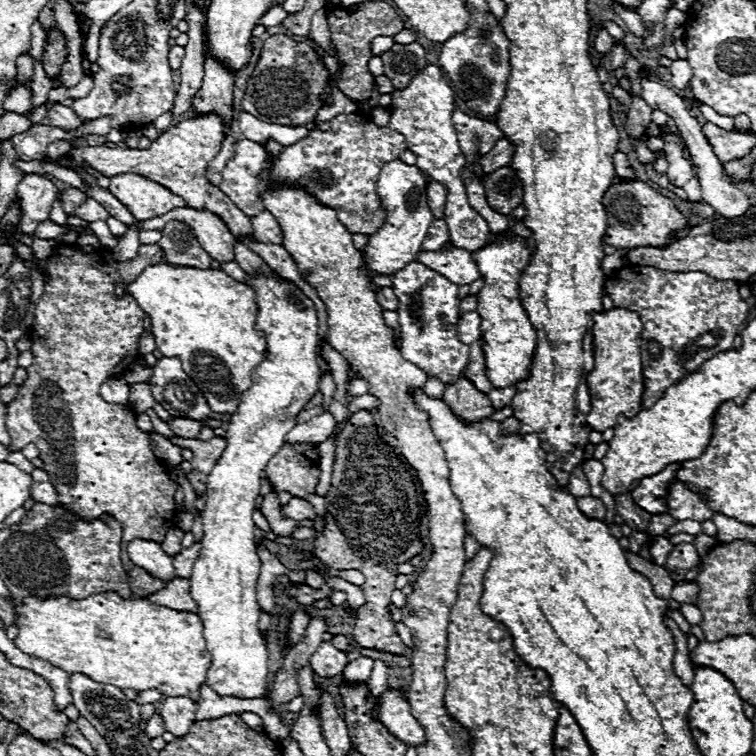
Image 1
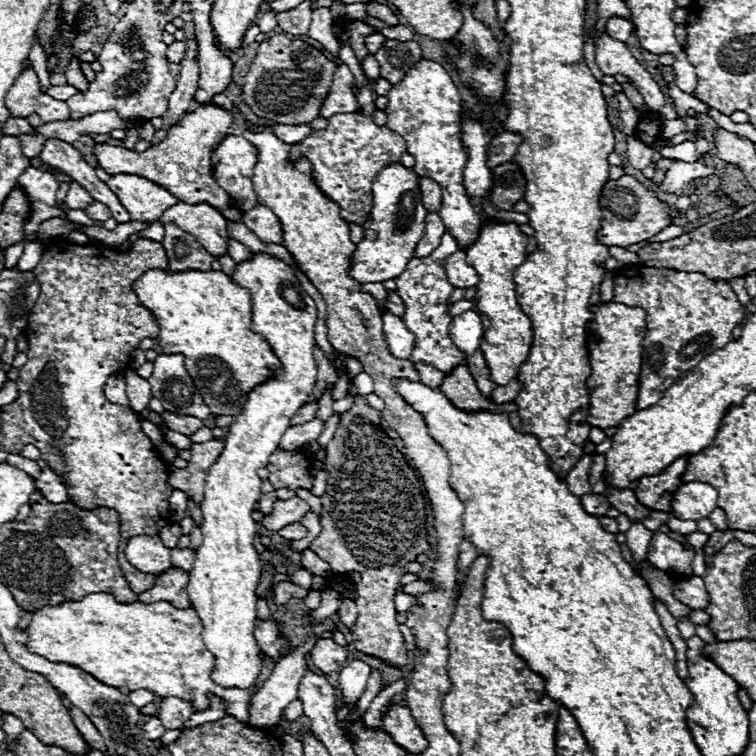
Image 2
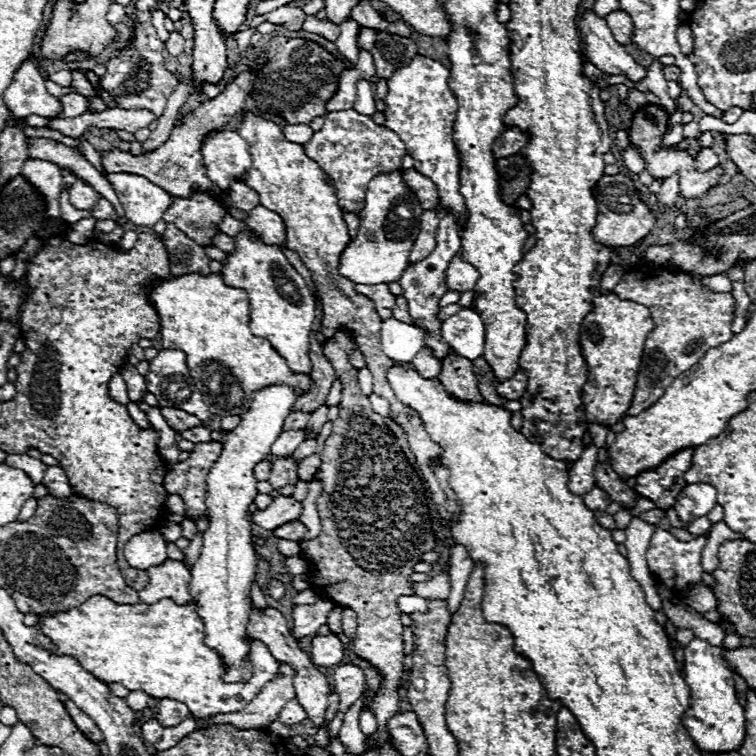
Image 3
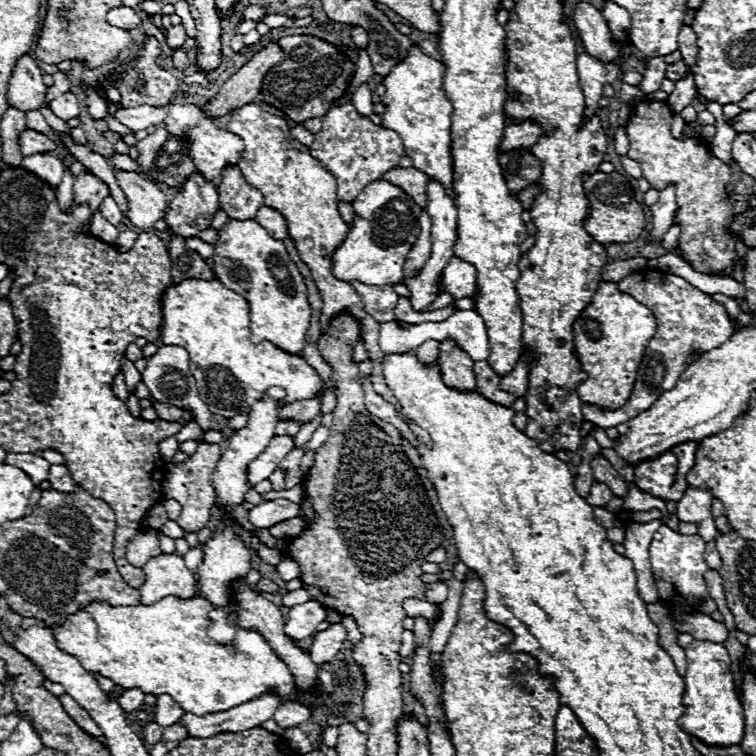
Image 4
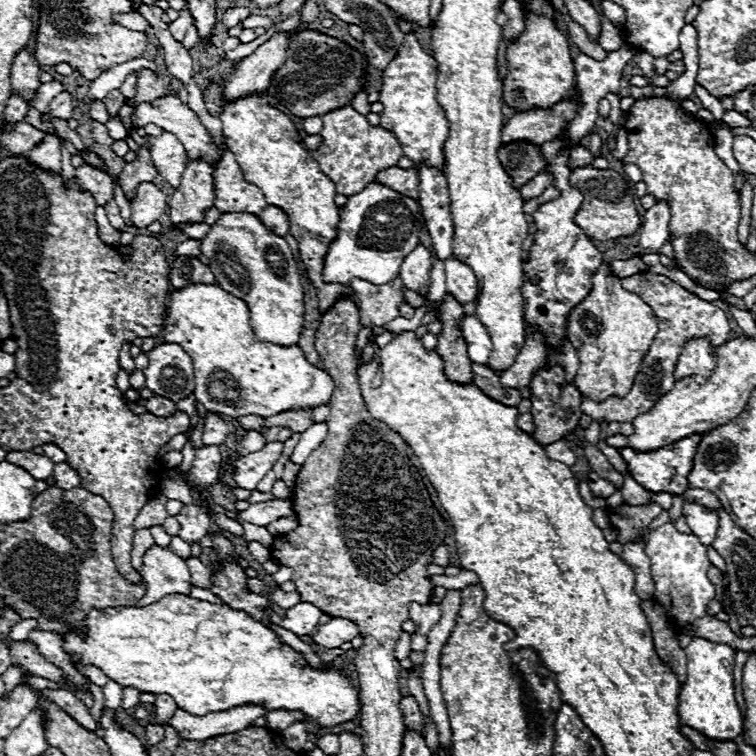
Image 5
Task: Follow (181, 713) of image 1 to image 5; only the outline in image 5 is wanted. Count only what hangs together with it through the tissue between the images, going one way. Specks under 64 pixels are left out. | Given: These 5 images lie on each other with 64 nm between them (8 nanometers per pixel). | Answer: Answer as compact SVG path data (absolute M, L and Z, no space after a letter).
M158 694L154 706L156 706L156 718L158 718L158 724L164 724L164 722L176 712L176 708L178 708L176 702L174 702L174 698L168 696L168 694Z

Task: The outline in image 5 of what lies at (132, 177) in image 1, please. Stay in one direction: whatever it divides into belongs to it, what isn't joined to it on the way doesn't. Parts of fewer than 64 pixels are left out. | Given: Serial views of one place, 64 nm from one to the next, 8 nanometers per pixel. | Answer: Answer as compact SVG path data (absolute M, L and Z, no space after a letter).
M142 182L136 188L136 198L132 202L132 222L136 228L146 228L156 222L166 210L166 194L152 182Z

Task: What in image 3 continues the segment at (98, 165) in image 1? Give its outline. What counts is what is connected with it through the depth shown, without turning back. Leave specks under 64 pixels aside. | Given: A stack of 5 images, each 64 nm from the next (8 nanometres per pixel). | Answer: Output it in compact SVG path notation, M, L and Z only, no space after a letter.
M244 70L240 72L216 98L206 100L202 106L198 106L186 120L182 126L176 126L170 134L170 138L166 140L166 144L162 144L160 148L156 148L150 154L142 154L142 156L132 156L130 152L122 152L118 148L104 152L102 154L102 164L106 172L128 172L128 174L140 174L146 176L150 182L166 188L166 192L170 192L172 196L190 196L192 190L210 190L218 200L220 200L220 188L214 186L208 178L206 178L206 168L202 164L202 156L200 156L200 144L202 138L206 134L210 134L214 128L224 126L226 122L232 120L232 116L240 114L246 98L252 92L252 84L256 80L256 70Z

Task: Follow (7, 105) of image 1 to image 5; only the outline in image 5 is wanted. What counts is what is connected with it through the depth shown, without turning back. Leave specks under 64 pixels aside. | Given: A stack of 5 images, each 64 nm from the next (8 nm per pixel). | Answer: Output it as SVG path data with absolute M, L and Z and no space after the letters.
M22 50L14 56L10 82L18 94L22 94L24 98L30 98L34 94L34 90L40 86L38 74L40 74L40 68L28 50Z

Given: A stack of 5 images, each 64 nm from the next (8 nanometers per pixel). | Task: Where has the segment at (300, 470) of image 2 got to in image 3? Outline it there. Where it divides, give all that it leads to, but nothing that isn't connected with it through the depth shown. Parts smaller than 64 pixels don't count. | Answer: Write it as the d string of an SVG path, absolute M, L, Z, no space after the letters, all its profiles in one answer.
M280 458L274 460L272 474L270 474L270 484L274 490L284 488L286 484L296 484L298 478L298 464L292 458Z

